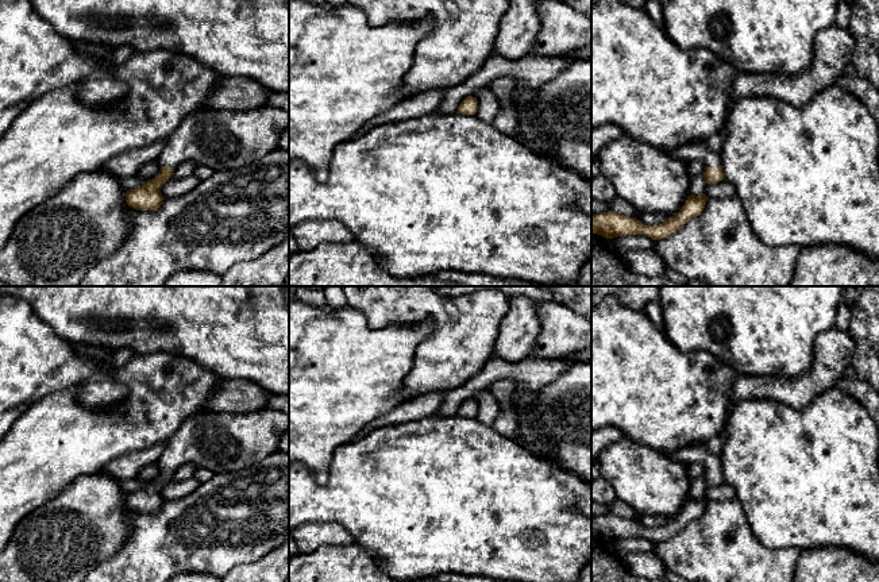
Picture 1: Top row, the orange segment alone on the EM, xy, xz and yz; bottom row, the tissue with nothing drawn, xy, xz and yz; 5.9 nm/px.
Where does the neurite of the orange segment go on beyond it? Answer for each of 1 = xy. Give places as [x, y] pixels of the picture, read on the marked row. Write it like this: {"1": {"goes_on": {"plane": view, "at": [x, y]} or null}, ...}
{"1": {"goes_on": {"plane": "xy", "at": [220, 139]}}}

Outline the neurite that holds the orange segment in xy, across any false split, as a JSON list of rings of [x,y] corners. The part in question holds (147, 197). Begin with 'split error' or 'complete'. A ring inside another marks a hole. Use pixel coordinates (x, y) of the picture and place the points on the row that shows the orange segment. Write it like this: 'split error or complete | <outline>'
split error | [[[271,105],[251,111],[200,108],[167,138],[157,162],[159,173],[144,185],[126,193],[134,209],[155,211],[165,197],[161,188],[185,161],[208,166],[213,171],[257,163],[279,147],[279,138],[289,127],[289,112]]]

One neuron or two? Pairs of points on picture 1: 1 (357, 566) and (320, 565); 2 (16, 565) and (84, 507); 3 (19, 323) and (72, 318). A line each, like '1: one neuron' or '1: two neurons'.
1: one neuron
2: one neuron
3: two neurons

